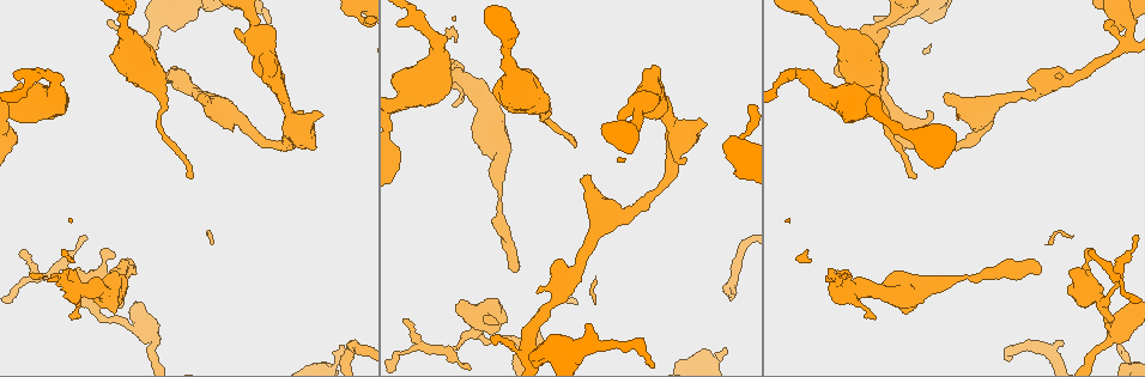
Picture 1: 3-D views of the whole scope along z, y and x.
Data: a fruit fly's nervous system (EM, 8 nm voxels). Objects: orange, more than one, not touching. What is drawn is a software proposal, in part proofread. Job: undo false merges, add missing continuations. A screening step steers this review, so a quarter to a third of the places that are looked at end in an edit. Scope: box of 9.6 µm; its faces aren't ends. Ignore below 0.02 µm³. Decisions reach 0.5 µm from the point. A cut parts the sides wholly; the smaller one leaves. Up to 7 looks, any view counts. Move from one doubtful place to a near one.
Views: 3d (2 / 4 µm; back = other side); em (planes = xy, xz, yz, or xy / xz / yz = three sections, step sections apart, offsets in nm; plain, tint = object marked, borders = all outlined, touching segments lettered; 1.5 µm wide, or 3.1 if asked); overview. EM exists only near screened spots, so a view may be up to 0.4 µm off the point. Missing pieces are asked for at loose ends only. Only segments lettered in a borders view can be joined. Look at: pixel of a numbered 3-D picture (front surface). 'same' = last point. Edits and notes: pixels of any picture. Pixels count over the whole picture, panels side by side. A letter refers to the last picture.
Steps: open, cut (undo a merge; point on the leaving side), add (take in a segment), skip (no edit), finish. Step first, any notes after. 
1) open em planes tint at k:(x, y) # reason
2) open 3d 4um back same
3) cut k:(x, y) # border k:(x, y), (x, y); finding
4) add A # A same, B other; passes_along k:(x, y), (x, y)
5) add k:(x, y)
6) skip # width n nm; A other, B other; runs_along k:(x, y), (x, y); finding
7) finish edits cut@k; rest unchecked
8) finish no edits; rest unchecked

open 3d 4um at 1:(1103, 302) # sudden change in width

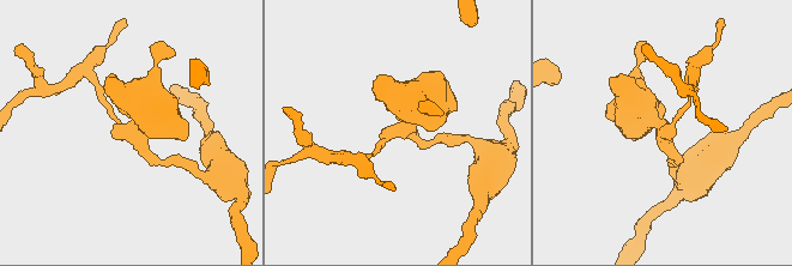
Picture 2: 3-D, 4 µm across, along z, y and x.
open em yz step 4 tint at 2:(136, 133) # arms 3

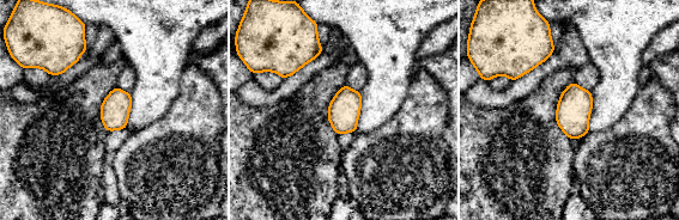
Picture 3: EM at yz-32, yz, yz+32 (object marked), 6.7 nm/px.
open em planes borders same # another direction

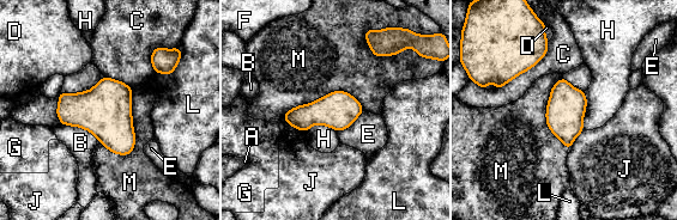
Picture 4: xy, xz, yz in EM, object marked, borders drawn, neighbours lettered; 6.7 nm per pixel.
skip # A other, B other, C other, D other, E other, F other, G other, H other, J other, L other, M other; border 4:(363, 111), (348, 127), (338, 132); one cell here

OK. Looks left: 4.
open em planes borders at 1:(47, 281) # free end

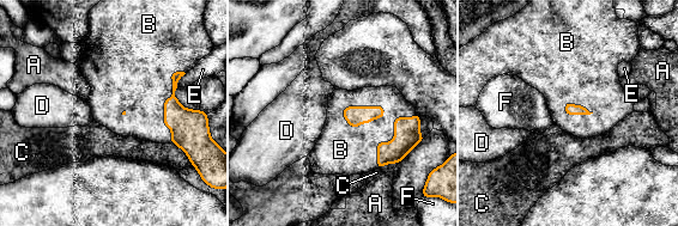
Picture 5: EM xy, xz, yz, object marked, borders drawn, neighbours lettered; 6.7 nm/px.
add B # A other, B same, C other, D other, E other, F other; the cell continues

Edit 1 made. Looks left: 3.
open overview

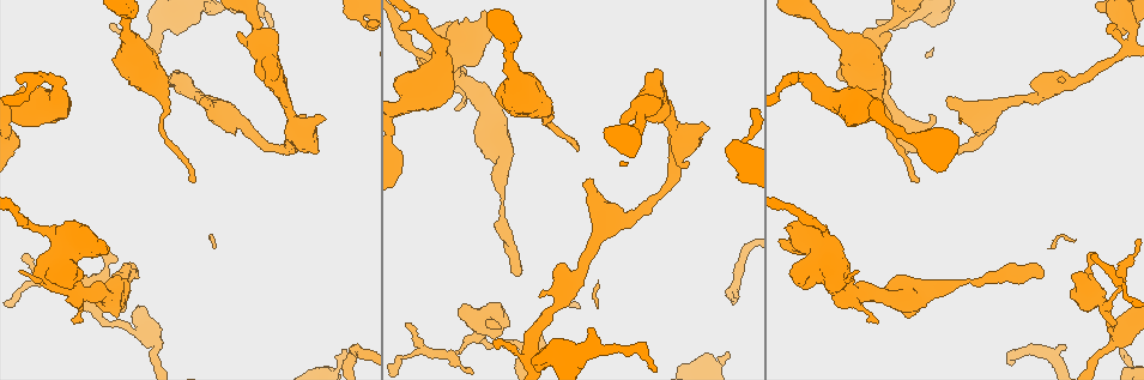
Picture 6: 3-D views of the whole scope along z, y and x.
open 3d 2um at 6:(577, 149) # thin end

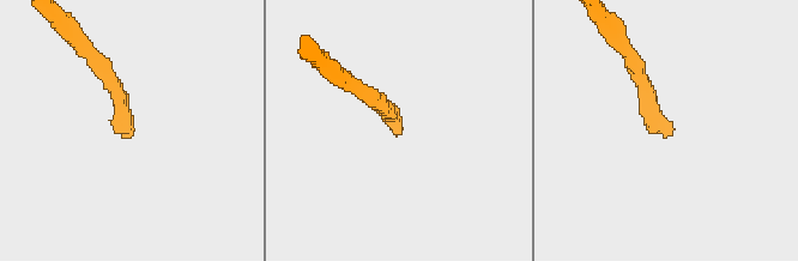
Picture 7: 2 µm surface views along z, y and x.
open em planes borders at 7:(395, 131) # need the tissue

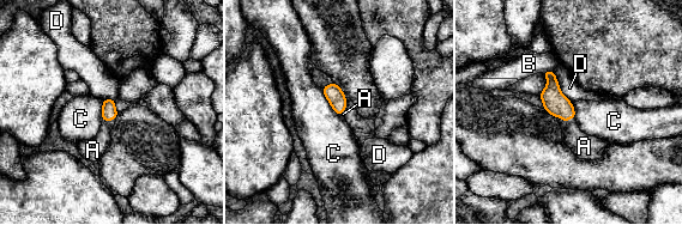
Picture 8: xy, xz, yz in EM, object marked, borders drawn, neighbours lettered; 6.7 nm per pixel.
add A # width 100 nm; A same, B other, C other, D other; the cell continues

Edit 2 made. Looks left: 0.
finish edits add@5, add@8; rest unchecked

